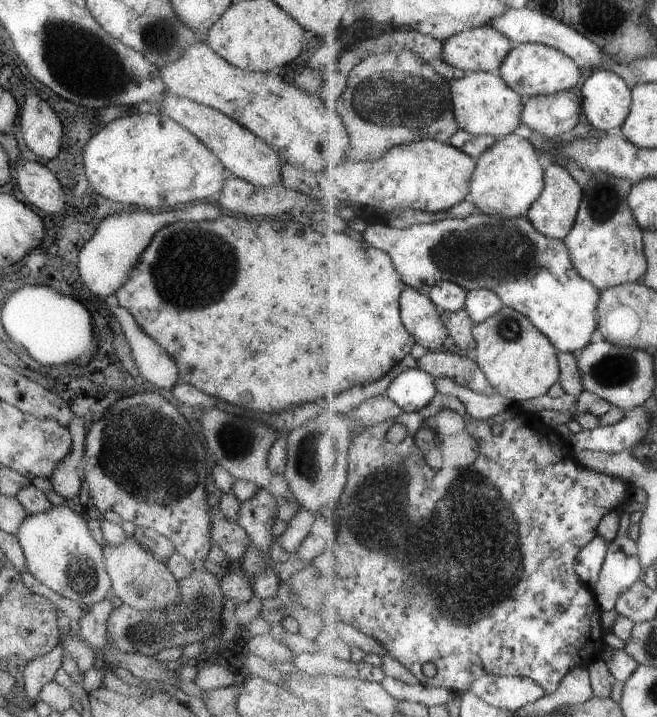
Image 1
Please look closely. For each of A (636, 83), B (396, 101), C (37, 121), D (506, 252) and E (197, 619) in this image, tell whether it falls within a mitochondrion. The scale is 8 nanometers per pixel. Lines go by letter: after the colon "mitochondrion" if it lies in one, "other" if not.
A: other
B: mitochondrion
C: other
D: mitochondrion
E: mitochondrion

